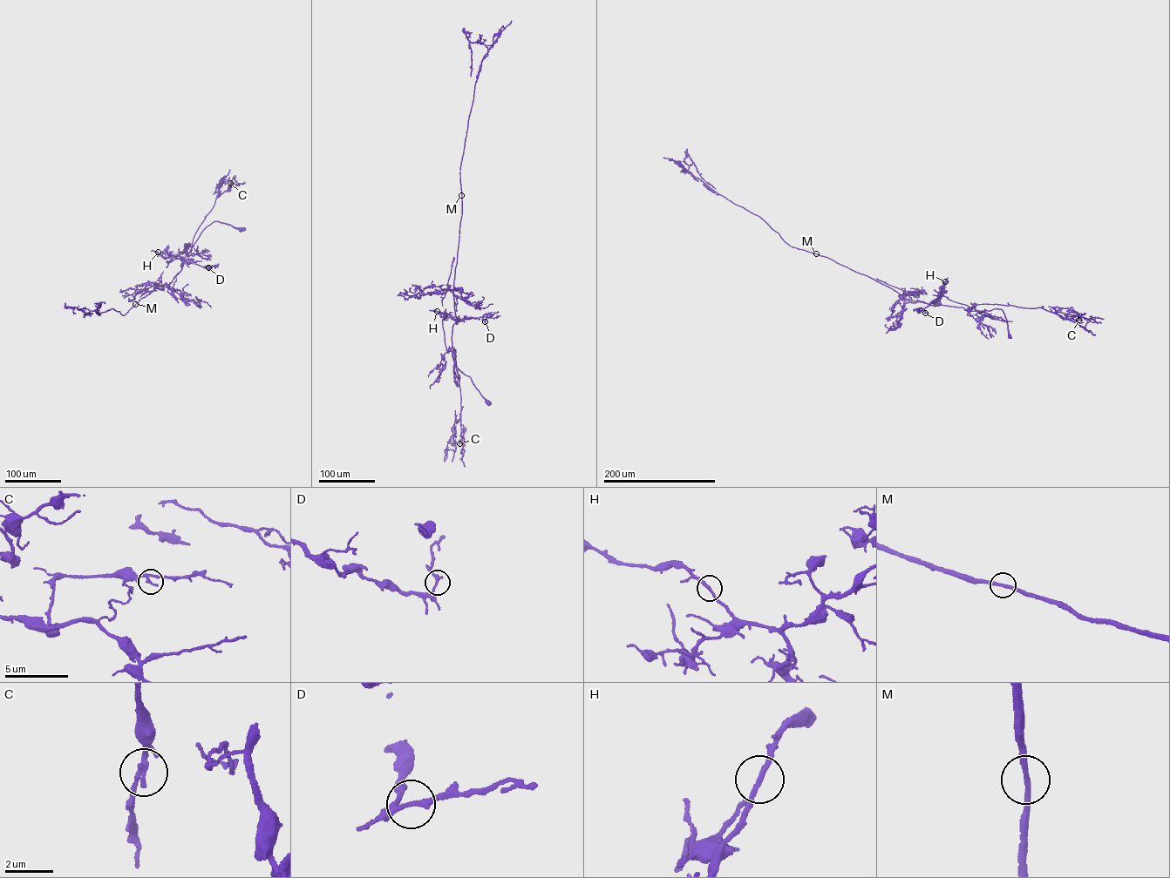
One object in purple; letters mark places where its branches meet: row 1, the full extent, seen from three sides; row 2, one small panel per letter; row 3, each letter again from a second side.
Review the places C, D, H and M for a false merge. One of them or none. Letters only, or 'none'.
none

